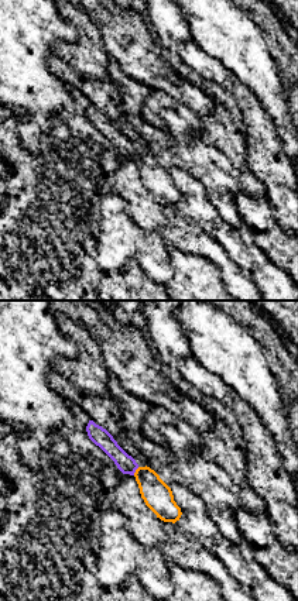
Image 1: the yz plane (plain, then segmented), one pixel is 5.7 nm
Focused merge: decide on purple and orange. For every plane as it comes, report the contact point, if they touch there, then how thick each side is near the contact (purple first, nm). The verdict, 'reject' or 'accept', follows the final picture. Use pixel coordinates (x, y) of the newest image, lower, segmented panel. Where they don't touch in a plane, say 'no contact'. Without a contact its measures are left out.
meets purple at (134, 471); 100 nm thick on the purple side, 160 nm on the other

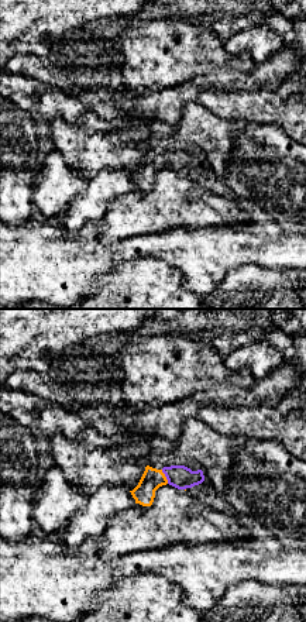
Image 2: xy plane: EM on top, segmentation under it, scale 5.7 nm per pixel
meets purple at (165, 476); 140 nm thick on the purple side, 120 nm on the other

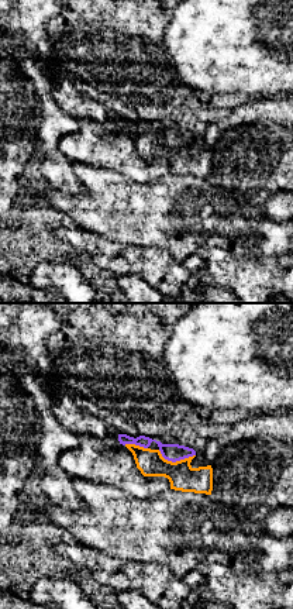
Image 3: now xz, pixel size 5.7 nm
meets purple at (176, 460); 100 nm thick on the purple side, 160 nm on the other

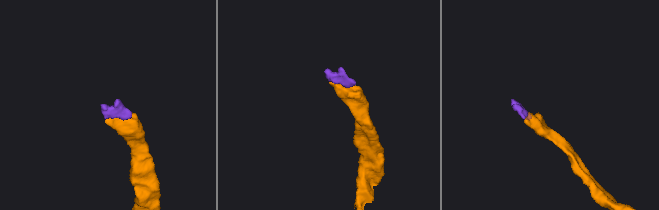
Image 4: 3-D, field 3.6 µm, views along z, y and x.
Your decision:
accept

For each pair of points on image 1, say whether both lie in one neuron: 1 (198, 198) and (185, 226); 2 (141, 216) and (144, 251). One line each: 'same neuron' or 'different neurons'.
1: different neurons
2: different neurons

